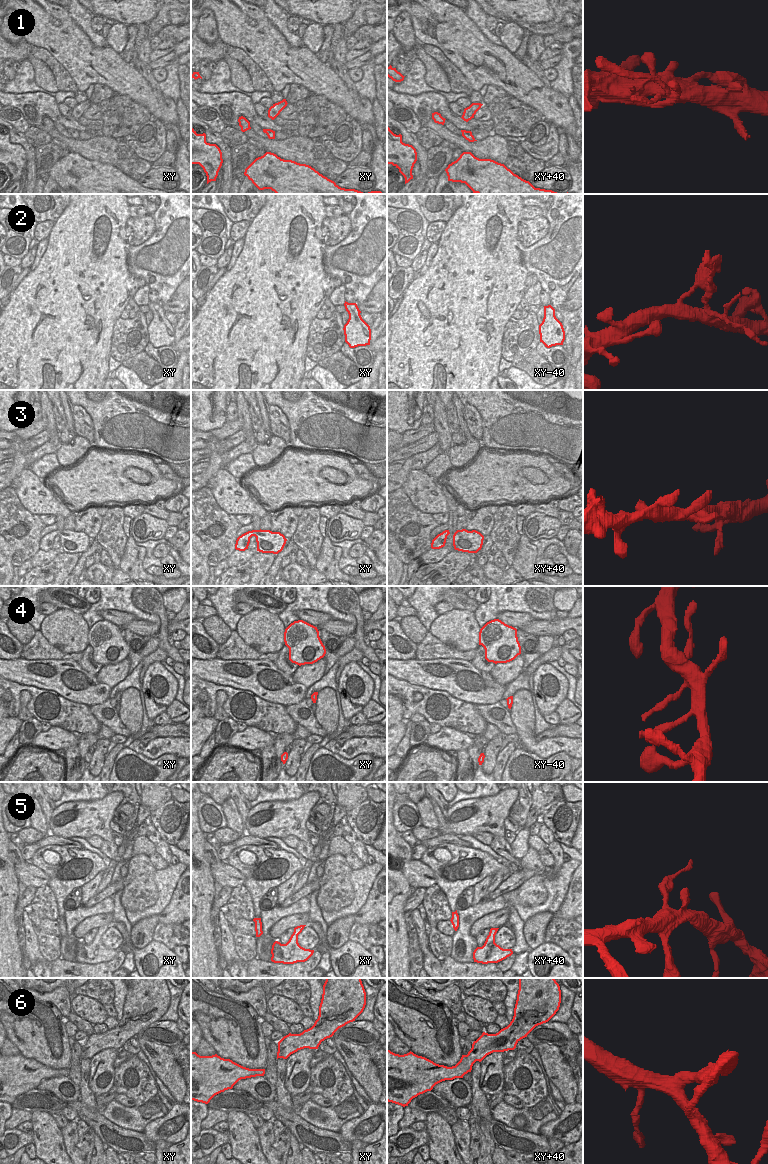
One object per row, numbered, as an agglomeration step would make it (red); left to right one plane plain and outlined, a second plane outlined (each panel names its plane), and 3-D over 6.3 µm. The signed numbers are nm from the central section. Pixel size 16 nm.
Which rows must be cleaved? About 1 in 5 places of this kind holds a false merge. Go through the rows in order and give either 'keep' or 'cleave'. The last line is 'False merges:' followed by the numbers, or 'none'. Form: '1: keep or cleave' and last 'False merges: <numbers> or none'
1: keep
2: keep
3: keep
4: cleave
5: keep
6: keep
False merges: 4

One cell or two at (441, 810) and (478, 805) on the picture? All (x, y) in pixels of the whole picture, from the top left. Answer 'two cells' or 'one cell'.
two cells

